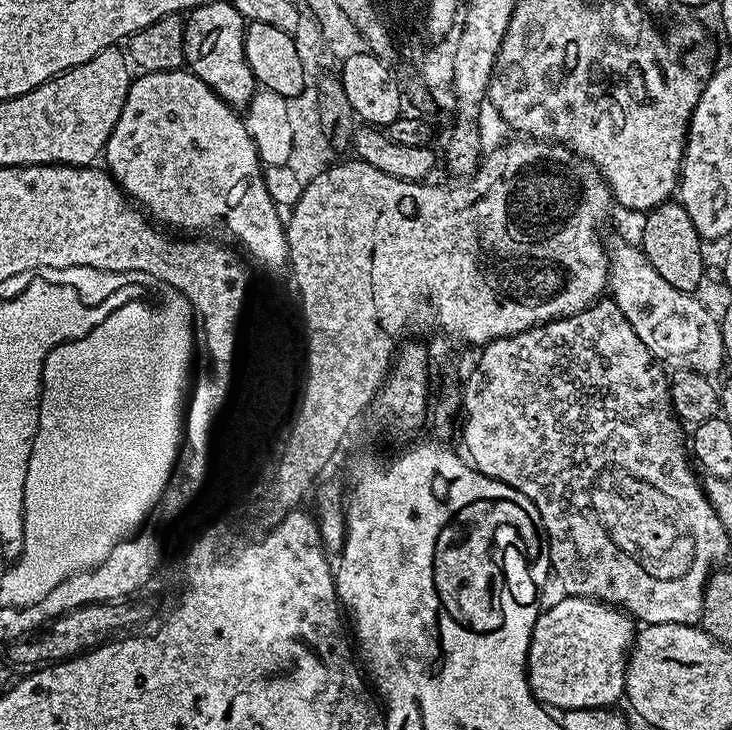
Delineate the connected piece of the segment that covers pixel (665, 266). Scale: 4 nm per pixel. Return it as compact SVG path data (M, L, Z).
M664 201L658 207L651 209L643 220L642 236L638 242L646 254L647 261L674 289L682 290L683 293L697 293L704 278L702 252L704 240L695 230L694 222L691 221L685 208L679 204L679 201Z

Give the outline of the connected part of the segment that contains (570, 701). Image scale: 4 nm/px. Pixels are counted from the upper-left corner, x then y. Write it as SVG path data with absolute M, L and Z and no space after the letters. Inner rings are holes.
M565 595L556 606L541 611L528 647L528 691L549 709L611 708L621 703L628 653L638 631L637 621L622 608Z

